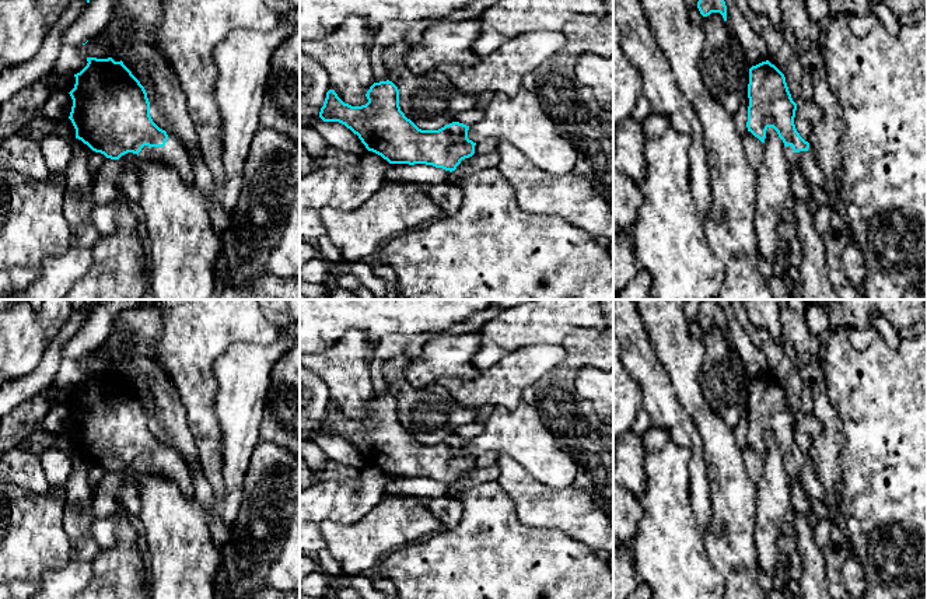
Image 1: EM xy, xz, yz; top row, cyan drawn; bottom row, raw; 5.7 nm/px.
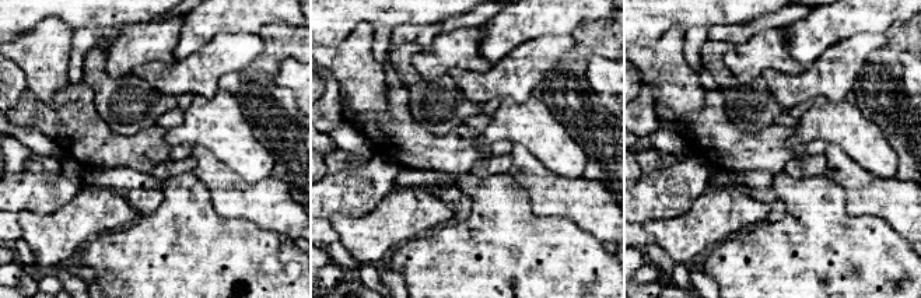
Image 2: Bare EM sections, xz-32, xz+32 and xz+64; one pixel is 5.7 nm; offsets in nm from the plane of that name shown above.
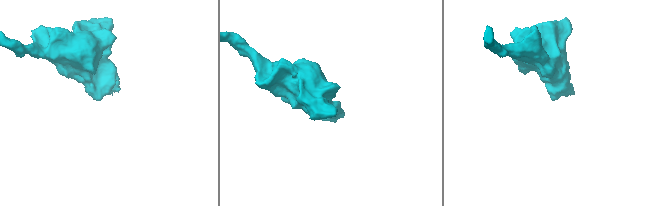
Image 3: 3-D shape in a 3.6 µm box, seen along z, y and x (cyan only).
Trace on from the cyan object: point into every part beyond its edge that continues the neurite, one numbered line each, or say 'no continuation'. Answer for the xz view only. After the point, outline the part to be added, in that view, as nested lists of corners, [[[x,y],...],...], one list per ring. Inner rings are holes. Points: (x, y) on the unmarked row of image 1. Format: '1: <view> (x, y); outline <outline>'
no continuation

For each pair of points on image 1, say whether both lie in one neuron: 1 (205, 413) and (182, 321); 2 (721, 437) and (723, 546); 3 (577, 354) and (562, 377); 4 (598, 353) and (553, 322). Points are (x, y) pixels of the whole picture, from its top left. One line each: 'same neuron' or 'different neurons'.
1: same neuron
2: same neuron
3: same neuron
4: different neurons

